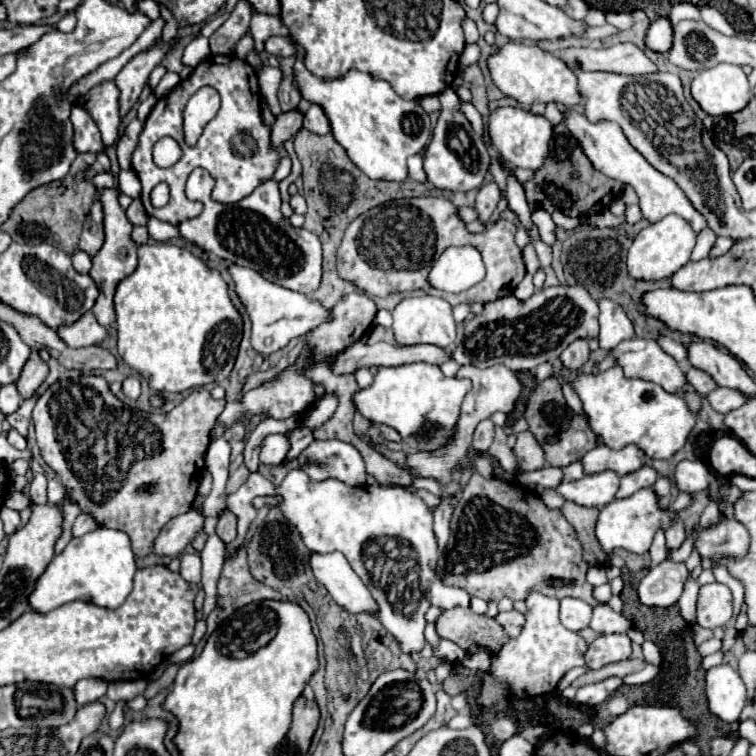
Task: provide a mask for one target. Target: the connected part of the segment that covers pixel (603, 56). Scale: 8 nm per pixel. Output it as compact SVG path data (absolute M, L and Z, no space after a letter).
M631 42L613 44L609 48L567 48L557 52L561 60L567 62L567 66L575 66L575 62L581 64L583 70L601 70L601 72L615 72L615 74L627 74L627 76L639 76L639 74L653 74L657 72L657 66Z

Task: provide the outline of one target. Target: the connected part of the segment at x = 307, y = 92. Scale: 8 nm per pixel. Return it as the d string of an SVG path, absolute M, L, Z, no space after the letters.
M297 58L293 72L301 96L323 106L335 140L365 176L395 182L407 178L407 156L421 154L431 140L431 120L419 104L403 100L387 80L373 78L365 72L351 70L341 80L321 80L305 68L301 58Z

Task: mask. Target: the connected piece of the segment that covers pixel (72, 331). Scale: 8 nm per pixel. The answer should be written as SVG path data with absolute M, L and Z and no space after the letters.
M91 312L83 314L71 326L61 326L57 332L65 340L65 344L71 346L71 348L95 346L95 344L101 344L103 340L109 338L109 328L97 324L97 320Z

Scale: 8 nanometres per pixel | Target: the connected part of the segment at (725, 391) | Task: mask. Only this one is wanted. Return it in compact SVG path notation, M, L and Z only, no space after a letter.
M717 388L715 392L711 392L707 396L707 400L713 406L713 410L717 410L721 414L727 414L727 412L739 408L741 404L745 404L749 398L745 394L733 390L733 388Z

